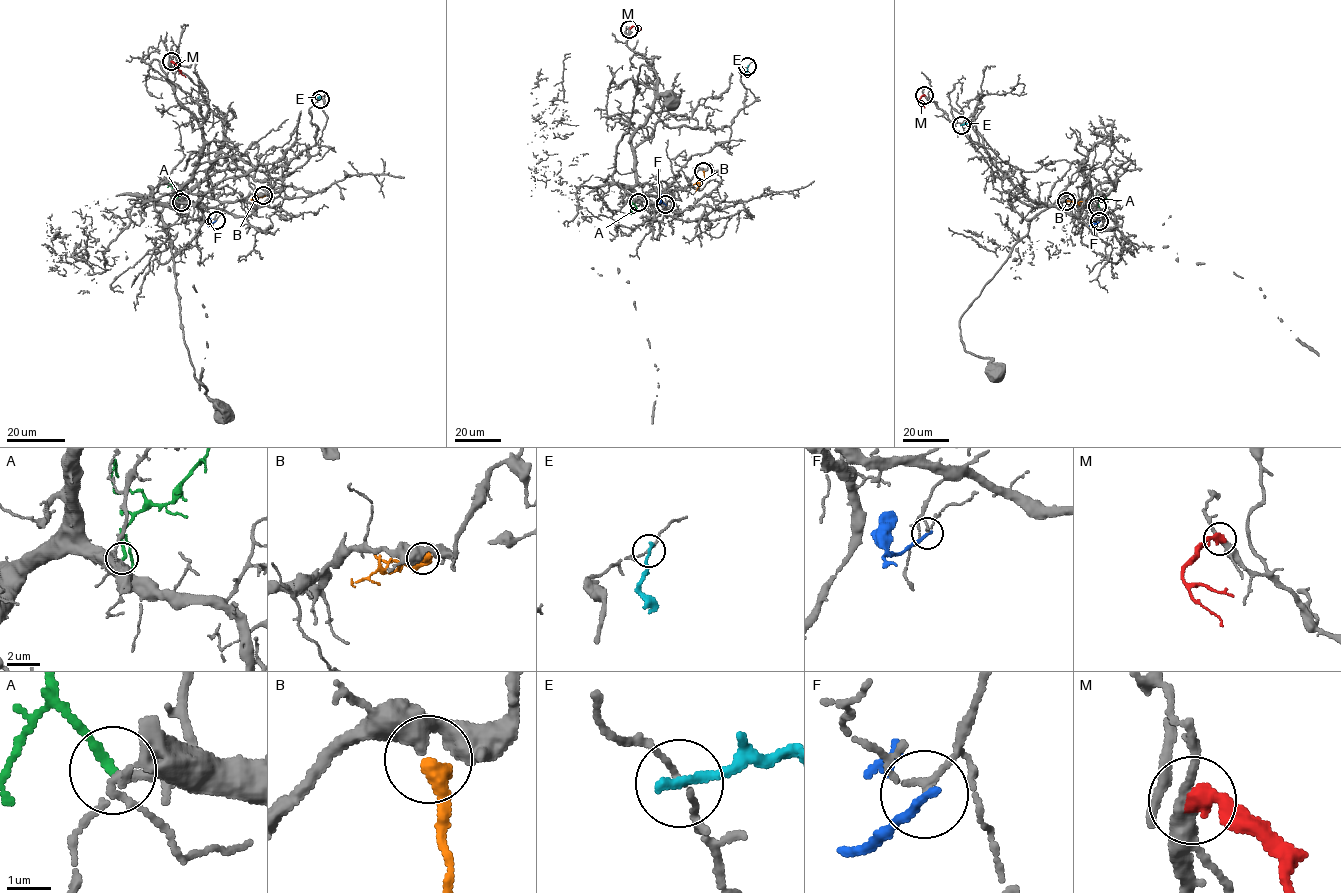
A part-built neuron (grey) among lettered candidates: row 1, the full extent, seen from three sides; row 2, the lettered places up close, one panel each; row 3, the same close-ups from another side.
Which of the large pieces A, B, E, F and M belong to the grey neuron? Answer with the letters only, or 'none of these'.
A, B

